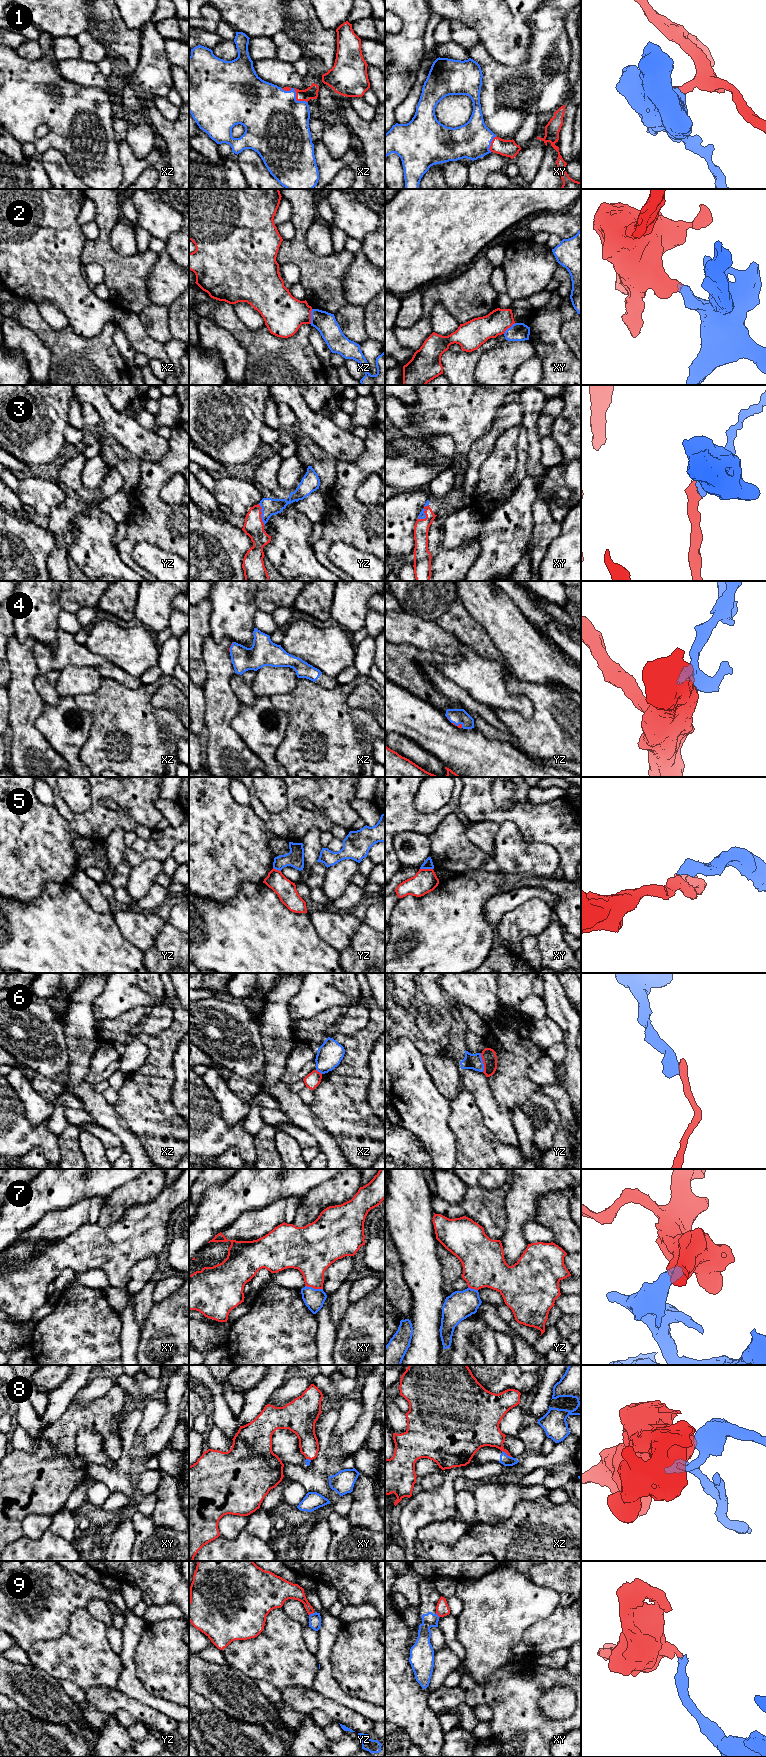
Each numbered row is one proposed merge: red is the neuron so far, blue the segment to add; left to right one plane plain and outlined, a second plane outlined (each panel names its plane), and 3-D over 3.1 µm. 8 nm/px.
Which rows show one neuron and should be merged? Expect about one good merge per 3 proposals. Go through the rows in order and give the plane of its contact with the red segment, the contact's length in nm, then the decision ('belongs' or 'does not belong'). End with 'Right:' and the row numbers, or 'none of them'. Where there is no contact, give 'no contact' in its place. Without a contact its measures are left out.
1: xz | 170 nm | belongs
2: xz | 120 nm | does not belong
3: yz | 180 nm | belongs
4: yz | 100 nm | belongs
5: xy | 100 nm | does not belong
6: yz | 150 nm | does not belong
7: xy | 150 nm | does not belong
8: xz | 100 nm | does not belong
9: yz | 50 nm | does not belong
Right: 1, 3, 4

